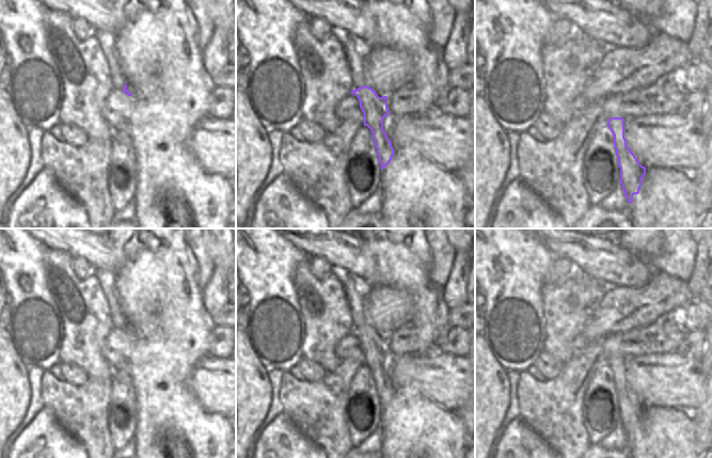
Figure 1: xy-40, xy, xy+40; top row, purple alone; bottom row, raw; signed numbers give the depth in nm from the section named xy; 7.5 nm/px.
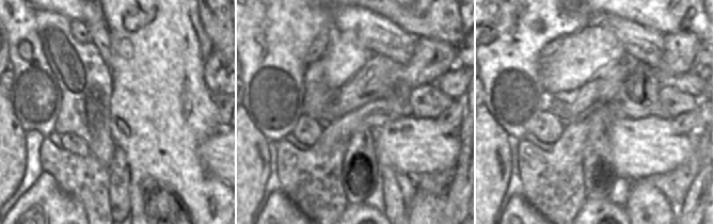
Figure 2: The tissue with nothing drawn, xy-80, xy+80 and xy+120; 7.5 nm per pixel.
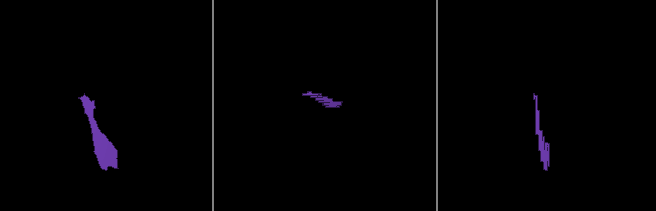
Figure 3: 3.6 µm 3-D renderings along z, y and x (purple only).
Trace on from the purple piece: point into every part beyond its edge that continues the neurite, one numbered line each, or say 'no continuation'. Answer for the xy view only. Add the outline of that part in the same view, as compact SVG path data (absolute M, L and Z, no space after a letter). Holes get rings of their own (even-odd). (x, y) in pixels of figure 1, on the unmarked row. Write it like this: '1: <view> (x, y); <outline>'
1: xy (354, 288); M341 273L341 283L349 304L352 328L357 329L366 325L366 319L364 317L364 298L368 289L364 280L354 278L348 273Z

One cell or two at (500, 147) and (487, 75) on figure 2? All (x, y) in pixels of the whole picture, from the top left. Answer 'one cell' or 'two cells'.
two cells

